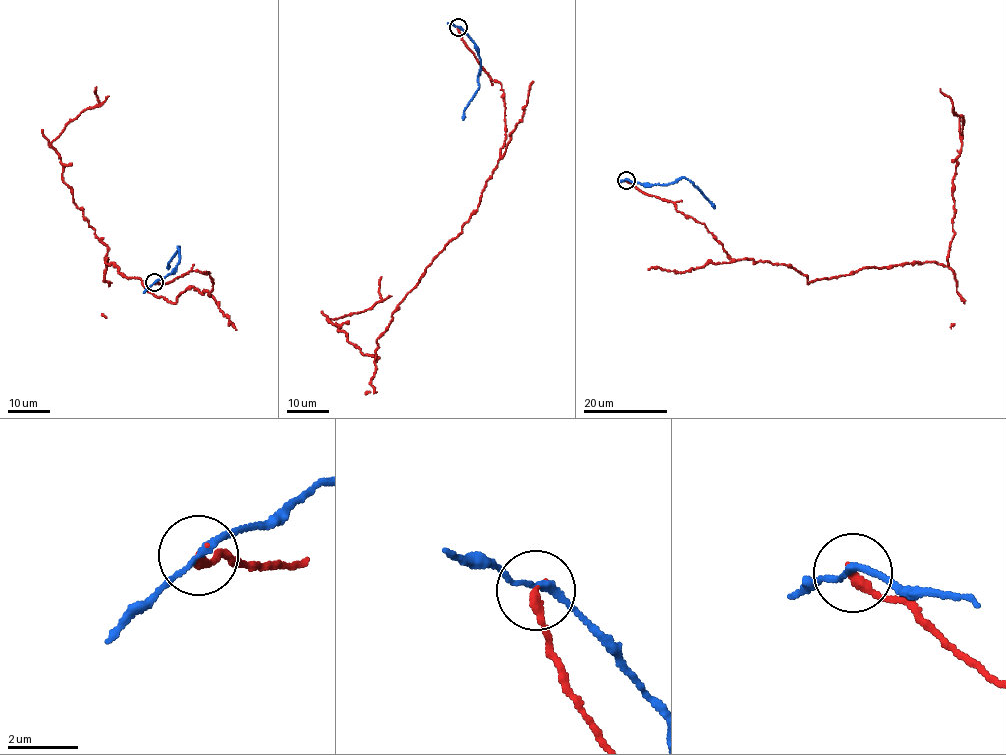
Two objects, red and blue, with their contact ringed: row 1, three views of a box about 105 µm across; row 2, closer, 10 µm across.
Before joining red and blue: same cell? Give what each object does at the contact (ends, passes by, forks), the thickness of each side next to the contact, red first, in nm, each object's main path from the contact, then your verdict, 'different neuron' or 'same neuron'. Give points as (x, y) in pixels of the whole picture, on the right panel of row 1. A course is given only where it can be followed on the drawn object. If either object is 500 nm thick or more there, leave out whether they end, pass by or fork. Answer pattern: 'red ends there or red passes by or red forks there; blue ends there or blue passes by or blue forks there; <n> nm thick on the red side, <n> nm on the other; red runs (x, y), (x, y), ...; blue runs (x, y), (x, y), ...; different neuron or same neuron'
red ends there; blue passes by; 280 nm thick on the red side, 180 nm on the other; red runs (626, 180), (703, 223), (727, 255), (787, 265), (808, 283), (868, 267), (947, 266), (963, 124), (940, 88); blue runs (626, 180), (667, 185), (685, 178), (715, 208); different neuron

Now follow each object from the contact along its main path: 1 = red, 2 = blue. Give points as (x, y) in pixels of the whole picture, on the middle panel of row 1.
1: (458, 27), (501, 85), (505, 143), (477, 209), (392, 314), (374, 361), (329, 322), (371, 309), (381, 277)
2: (458, 27), (474, 43), (480, 65), (479, 86), (463, 110), (463, 120)

